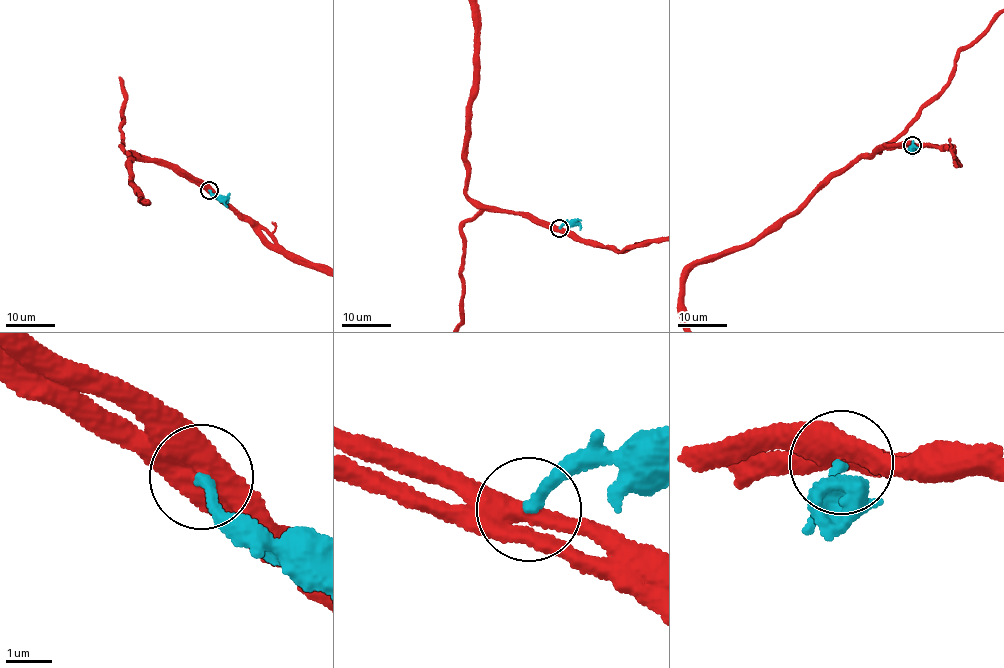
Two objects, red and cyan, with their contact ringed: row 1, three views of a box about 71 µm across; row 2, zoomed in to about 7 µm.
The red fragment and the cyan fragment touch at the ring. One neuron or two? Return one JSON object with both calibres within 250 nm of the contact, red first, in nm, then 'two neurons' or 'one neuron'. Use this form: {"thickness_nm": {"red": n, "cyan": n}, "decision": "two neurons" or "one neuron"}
{"thickness_nm": {"red": 550, "cyan": 220}, "decision": "two neurons"}

